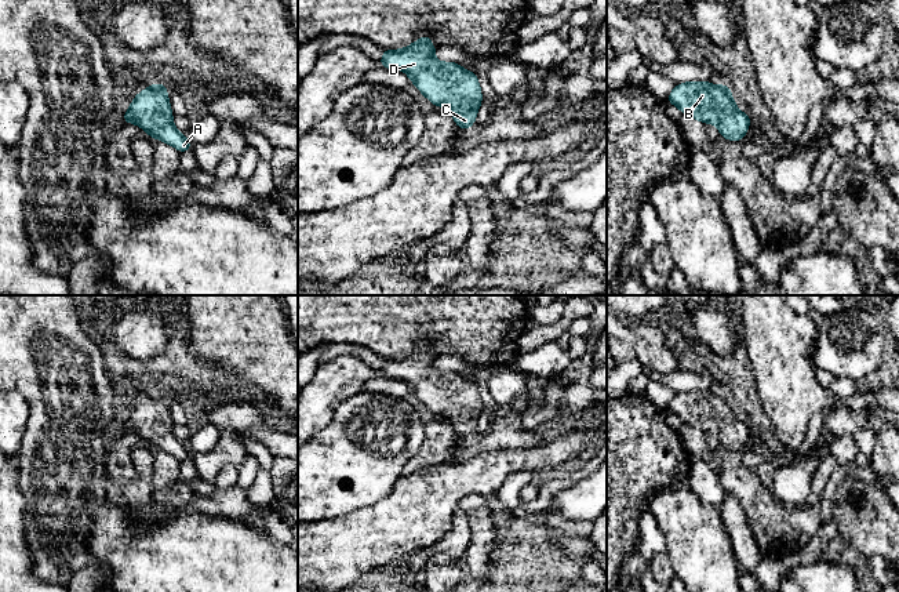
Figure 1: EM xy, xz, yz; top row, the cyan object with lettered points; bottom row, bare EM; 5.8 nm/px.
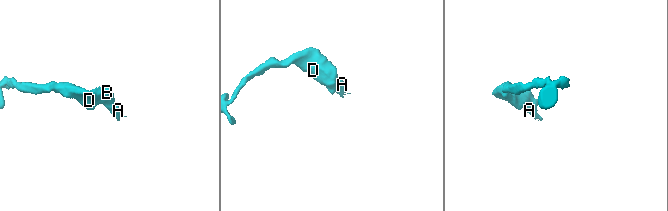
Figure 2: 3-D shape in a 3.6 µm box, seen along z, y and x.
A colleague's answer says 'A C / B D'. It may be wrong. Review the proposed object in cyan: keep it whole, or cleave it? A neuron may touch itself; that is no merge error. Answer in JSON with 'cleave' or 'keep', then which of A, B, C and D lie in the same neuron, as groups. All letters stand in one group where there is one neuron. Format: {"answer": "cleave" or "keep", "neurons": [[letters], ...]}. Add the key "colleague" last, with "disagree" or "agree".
{"answer": "keep", "neurons": [["A", "B", "C", "D"]], "colleague": "disagree"}

